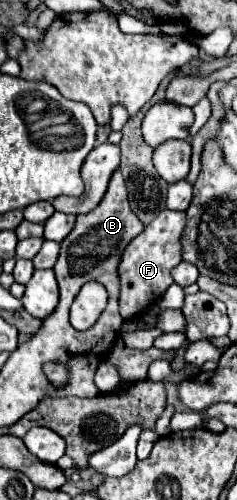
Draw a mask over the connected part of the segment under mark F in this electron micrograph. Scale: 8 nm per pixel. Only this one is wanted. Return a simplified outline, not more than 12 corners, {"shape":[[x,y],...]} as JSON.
{"shape":[[162,210],[126,246],[120,316],[132,320],[174,284],[186,214]]}

